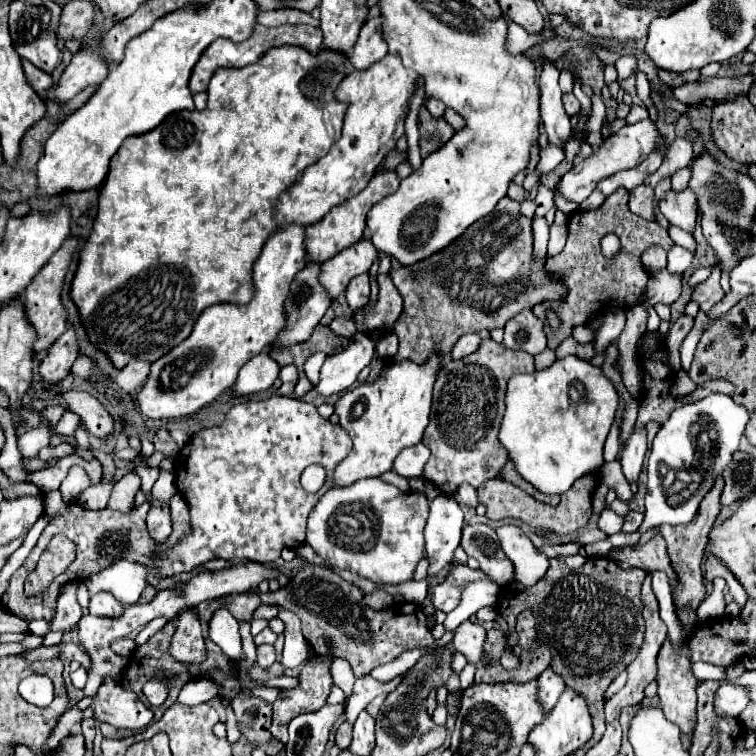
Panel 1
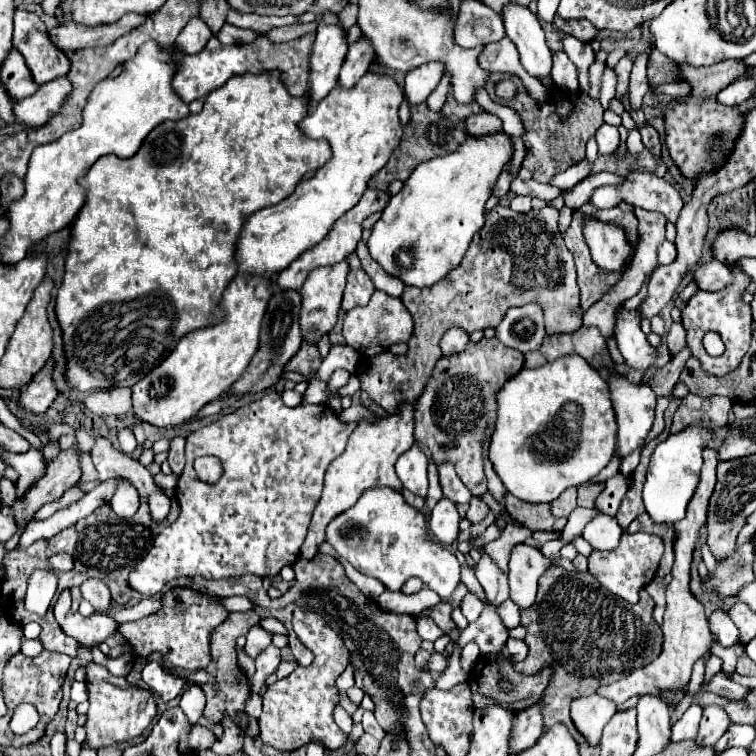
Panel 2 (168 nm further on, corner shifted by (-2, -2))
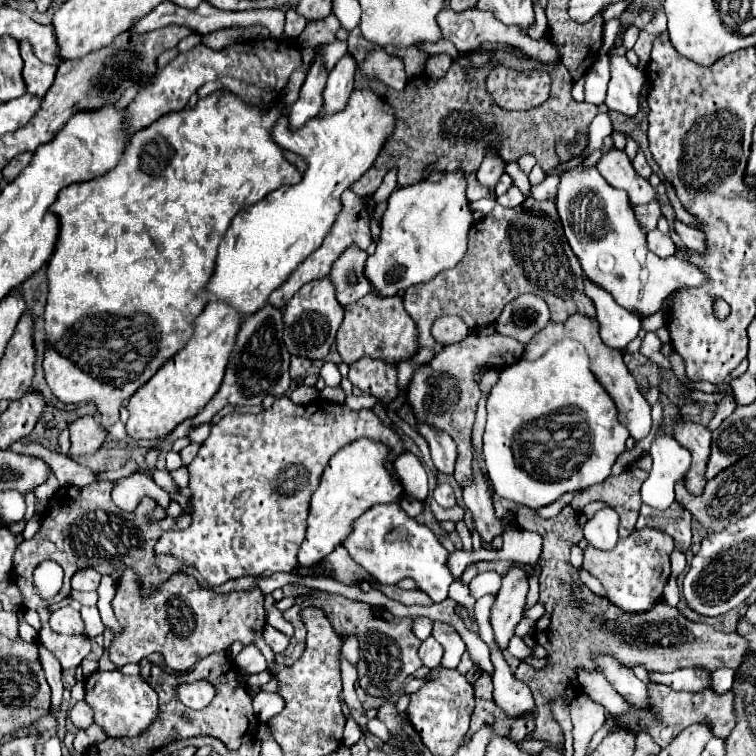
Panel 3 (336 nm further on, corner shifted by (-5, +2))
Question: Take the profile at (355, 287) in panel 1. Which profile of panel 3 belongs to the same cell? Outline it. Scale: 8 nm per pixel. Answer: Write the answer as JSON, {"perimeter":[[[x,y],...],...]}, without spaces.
{"perimeter":[[[348,246],[346,252],[334,262],[330,280],[336,286],[336,298],[342,306],[358,302],[370,292],[370,282],[366,282],[364,264],[368,254],[358,250],[358,246]]]}

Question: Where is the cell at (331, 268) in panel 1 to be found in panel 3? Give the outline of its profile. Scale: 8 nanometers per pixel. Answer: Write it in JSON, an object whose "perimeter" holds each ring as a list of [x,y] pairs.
{"perimeter":[[[320,278],[314,282],[308,282],[302,286],[290,302],[286,302],[284,308],[284,344],[290,354],[306,356],[310,360],[322,360],[338,332],[338,326],[344,318],[344,308],[338,304],[334,294],[334,284],[330,284],[330,278]]]}

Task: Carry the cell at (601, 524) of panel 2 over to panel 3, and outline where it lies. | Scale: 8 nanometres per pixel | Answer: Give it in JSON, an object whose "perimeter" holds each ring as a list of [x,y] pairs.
{"perimeter":[[[604,508],[594,514],[584,526],[584,538],[590,546],[610,550],[618,542],[618,514],[612,508]]]}

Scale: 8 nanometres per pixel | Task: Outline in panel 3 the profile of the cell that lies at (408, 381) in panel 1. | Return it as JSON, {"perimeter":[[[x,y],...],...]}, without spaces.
{"perimeter":[[[368,438],[354,440],[346,444],[340,452],[336,452],[320,480],[318,490],[312,496],[310,516],[308,516],[308,532],[298,552],[298,562],[302,566],[314,566],[326,558],[352,530],[352,522],[364,514],[374,504],[382,502],[398,502],[404,496],[404,488],[398,478],[388,470],[390,448],[382,442],[374,442]]]}

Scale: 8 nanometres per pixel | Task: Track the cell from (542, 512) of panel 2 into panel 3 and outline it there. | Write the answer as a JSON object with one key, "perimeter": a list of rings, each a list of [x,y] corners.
{"perimeter":[[[564,506],[562,512],[550,520],[536,516],[528,508],[520,508],[516,514],[516,524],[544,536],[538,602],[544,604],[546,612],[536,622],[534,640],[546,648],[546,666],[536,670],[534,666],[520,662],[514,674],[518,680],[530,686],[536,700],[536,728],[530,738],[546,740],[558,748],[564,746],[564,734],[550,714],[550,702],[554,702],[554,698],[566,698],[566,702],[572,702],[580,694],[578,670],[598,670],[598,666],[594,666],[594,658],[598,654],[610,654],[626,668],[644,666],[650,672],[670,672],[686,666],[700,666],[706,670],[726,666],[738,670],[738,664],[746,660],[746,638],[736,632],[726,634],[708,624],[690,622],[664,600],[658,602],[658,606],[652,606],[648,612],[630,614],[618,610],[618,606],[614,606],[608,598],[594,594],[586,584],[582,584],[578,570],[570,564],[570,544],[578,544],[582,538],[586,516],[576,512],[572,506]]]}

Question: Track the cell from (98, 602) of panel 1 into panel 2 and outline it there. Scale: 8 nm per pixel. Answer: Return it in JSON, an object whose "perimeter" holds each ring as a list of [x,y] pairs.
{"perimeter":[[[89,578],[79,586],[79,590],[81,590],[83,600],[91,602],[95,610],[111,606],[111,594],[109,594],[109,590],[107,590],[107,586],[103,582],[99,582],[95,578]]]}

